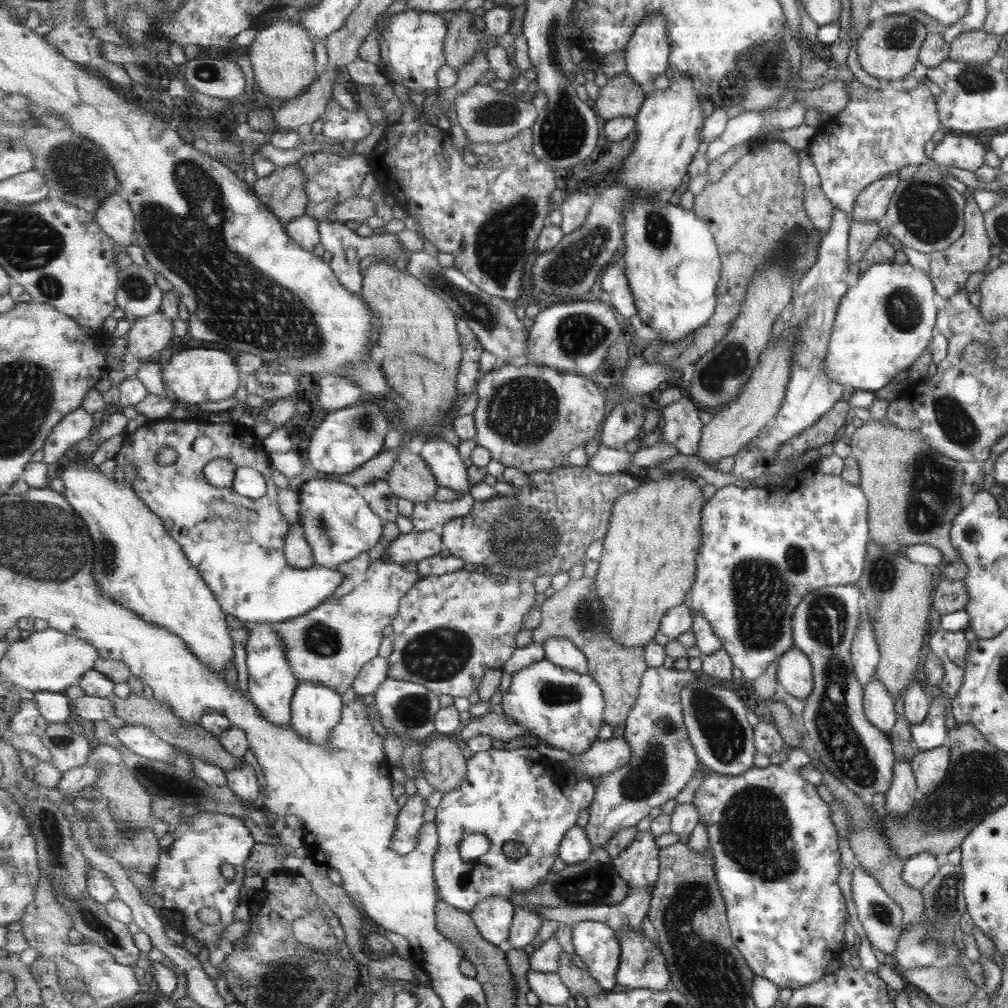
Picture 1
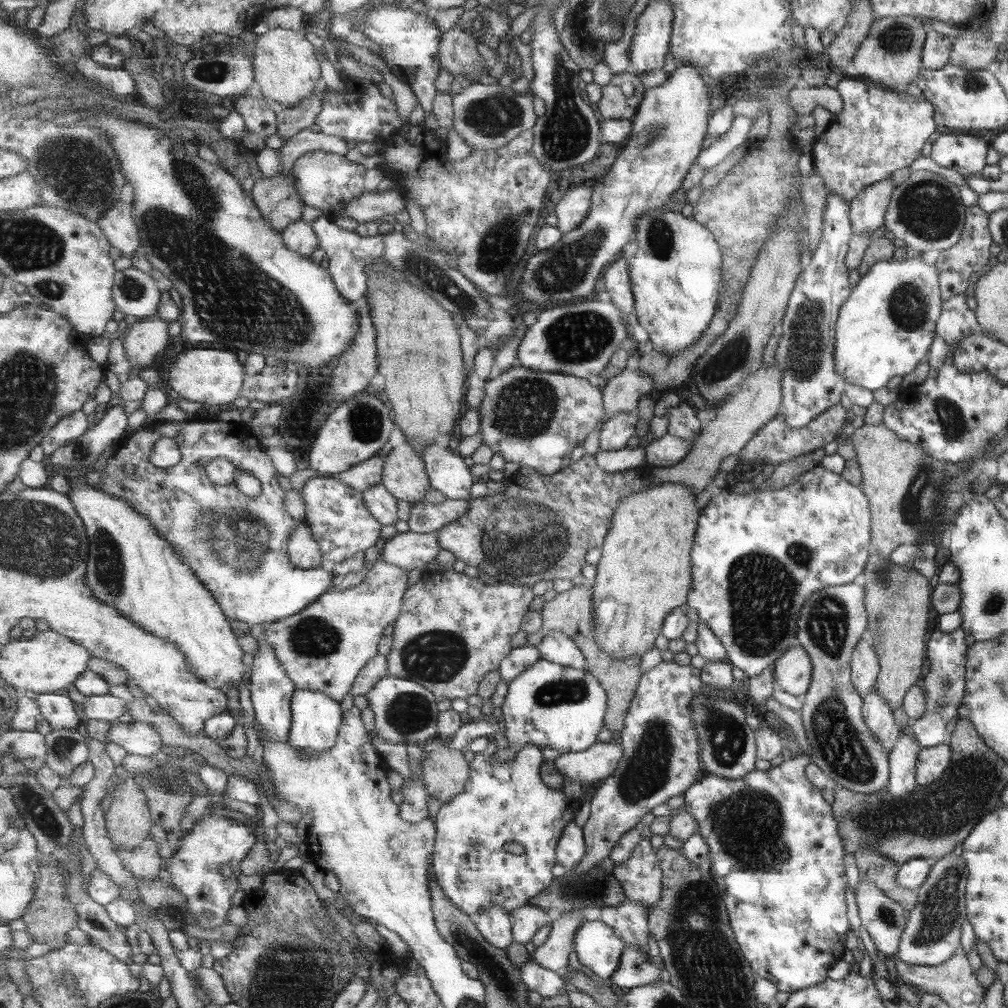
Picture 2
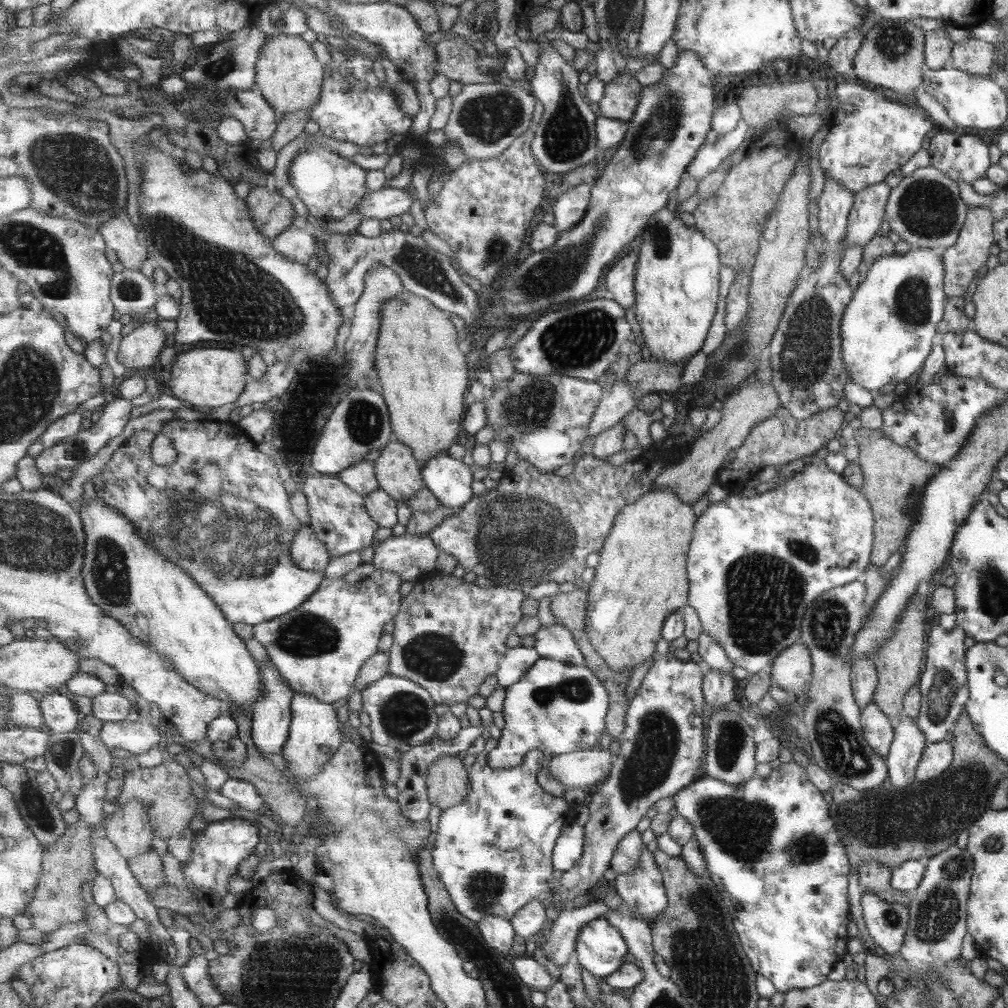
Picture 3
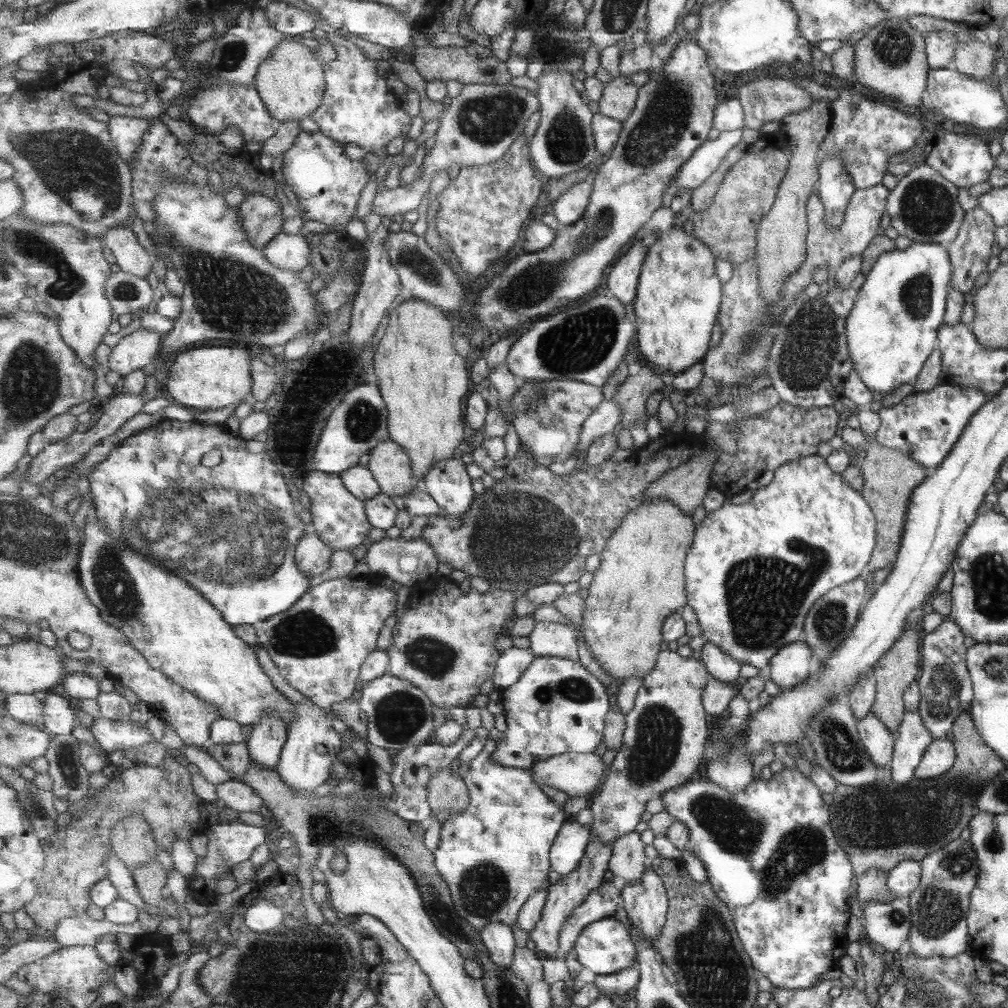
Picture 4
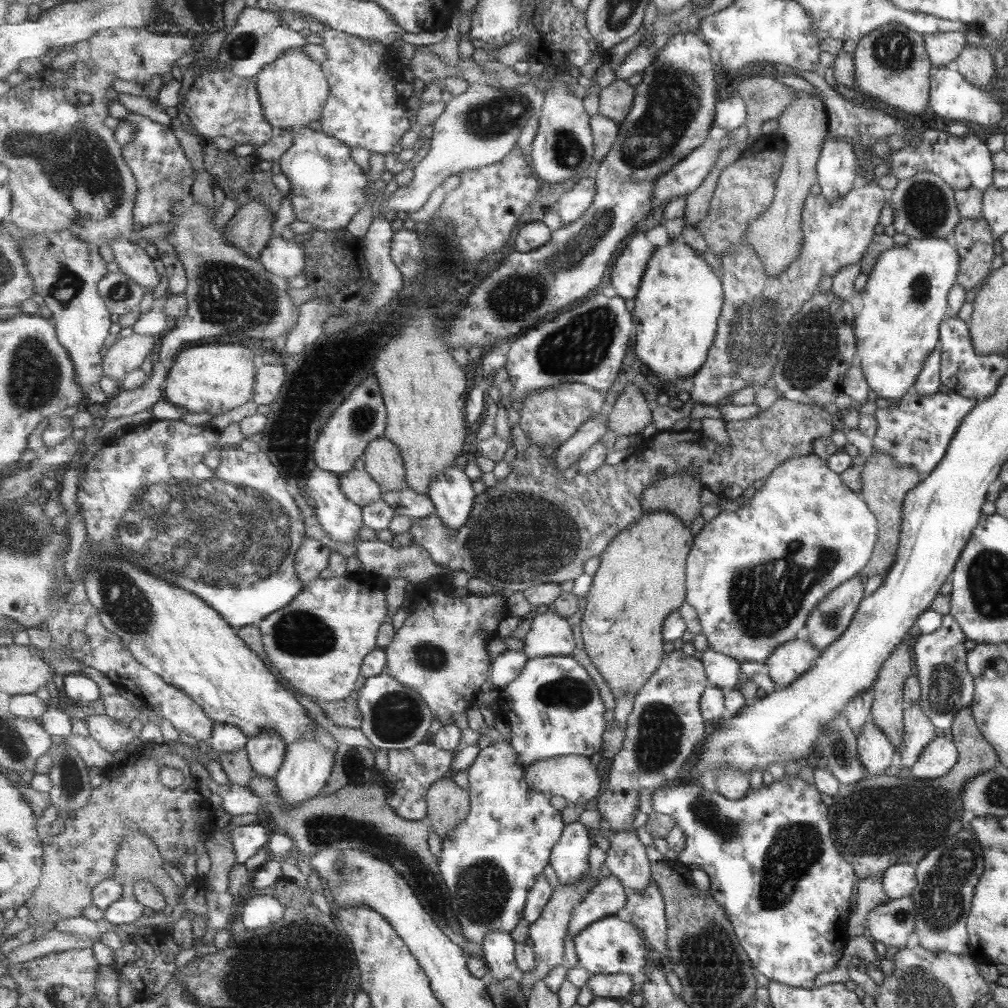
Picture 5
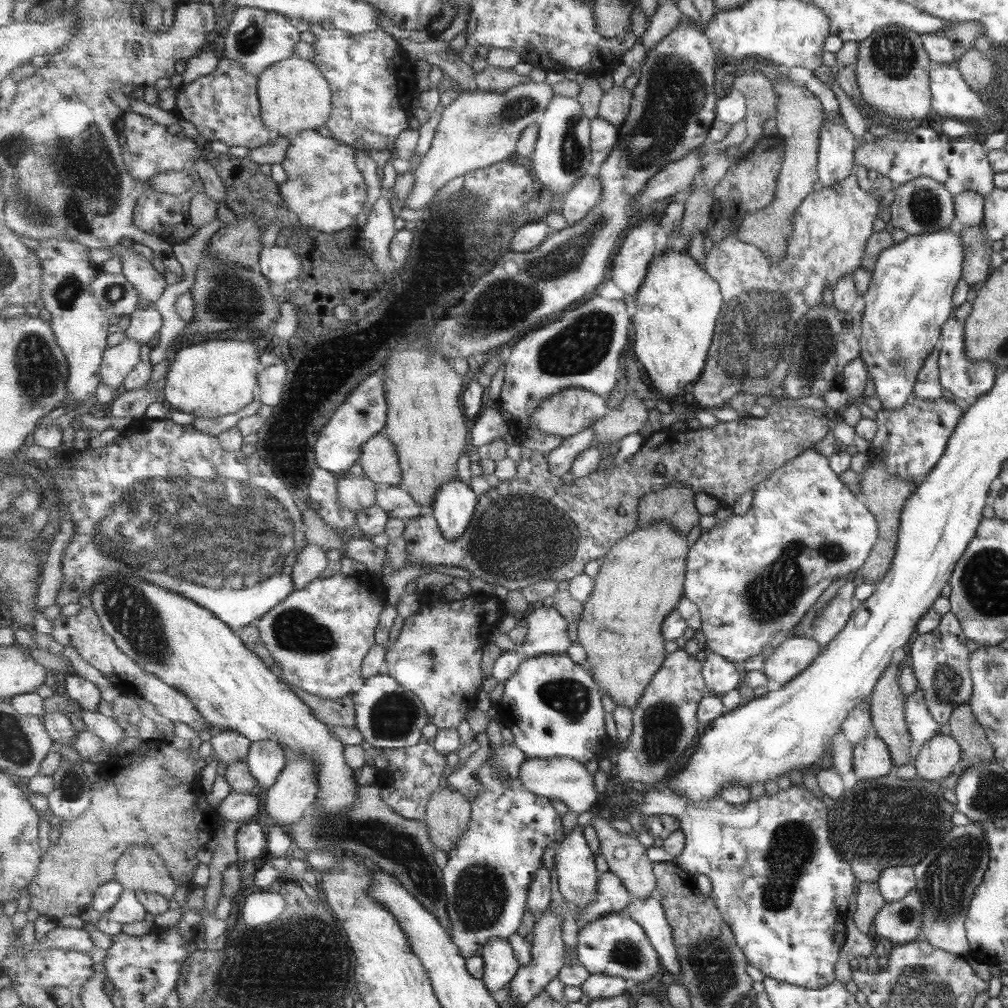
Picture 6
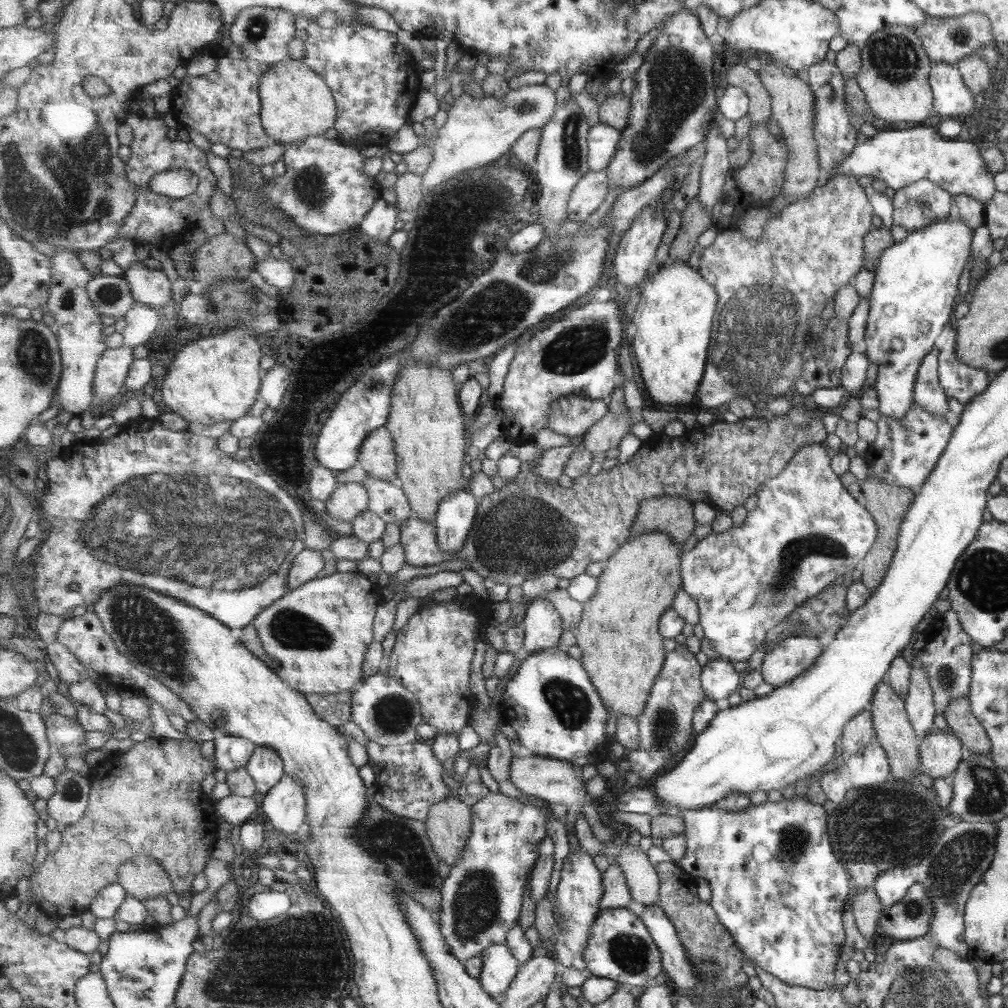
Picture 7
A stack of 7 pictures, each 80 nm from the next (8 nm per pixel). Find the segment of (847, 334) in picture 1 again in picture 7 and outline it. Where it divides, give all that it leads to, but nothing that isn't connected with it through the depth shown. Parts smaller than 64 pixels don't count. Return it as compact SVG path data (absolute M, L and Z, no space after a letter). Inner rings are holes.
M947 215L925 228L909 232L899 243L894 243L879 257L873 270L874 283L870 291L869 312L861 347L870 363L878 365L874 389L878 398L878 411L889 418L902 420L903 415L913 404L913 386L918 366L922 358L934 346L938 334L951 316L953 300L957 300L959 274L970 257L972 230L965 225L959 215Z

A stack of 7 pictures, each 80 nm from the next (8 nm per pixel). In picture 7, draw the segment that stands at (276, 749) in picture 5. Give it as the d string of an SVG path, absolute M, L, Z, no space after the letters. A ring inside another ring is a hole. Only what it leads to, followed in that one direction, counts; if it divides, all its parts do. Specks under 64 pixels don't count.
M258 746L247 766L257 788L264 796L286 775L282 756L274 748Z

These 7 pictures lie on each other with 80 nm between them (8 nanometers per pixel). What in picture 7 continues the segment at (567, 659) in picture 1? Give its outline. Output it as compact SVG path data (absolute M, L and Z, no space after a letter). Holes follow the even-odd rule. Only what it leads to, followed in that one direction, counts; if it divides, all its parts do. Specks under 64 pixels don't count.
M546 596L534 599L527 606L521 626L526 632L524 649L528 654L557 647L564 631L562 616Z

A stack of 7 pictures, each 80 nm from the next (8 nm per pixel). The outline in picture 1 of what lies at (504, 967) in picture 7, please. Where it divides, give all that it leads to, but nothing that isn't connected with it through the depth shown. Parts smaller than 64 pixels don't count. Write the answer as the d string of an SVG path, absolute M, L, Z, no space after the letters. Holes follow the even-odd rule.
M491 896L470 913L481 935L494 946L506 947L514 922L516 905L502 896Z

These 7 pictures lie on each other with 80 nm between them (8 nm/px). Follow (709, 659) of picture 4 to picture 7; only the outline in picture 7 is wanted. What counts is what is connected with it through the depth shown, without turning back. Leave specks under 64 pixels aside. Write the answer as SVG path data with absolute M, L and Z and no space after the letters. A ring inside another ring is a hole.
M709 660L702 674L702 687L706 690L707 699L717 704L720 710L731 708L729 696L738 692L741 686L741 676L729 663L729 660Z

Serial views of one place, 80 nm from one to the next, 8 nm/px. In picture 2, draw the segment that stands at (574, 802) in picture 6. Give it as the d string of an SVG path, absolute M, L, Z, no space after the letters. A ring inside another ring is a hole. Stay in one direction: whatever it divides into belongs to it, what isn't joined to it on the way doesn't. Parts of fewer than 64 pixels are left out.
M613 740L606 743L597 741L587 750L562 754L554 762L562 776L588 786L613 776L623 755L621 743Z

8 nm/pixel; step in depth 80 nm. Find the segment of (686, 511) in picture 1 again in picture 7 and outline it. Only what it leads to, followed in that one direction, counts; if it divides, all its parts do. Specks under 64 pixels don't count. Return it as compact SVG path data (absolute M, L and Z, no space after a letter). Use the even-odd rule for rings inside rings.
M650 532L630 538L607 560L599 576L597 595L584 604L583 620L575 637L582 651L581 662L602 695L603 702L614 717L628 714L639 718L646 709L653 687L666 665L667 650L660 633L660 618L674 604L674 598L683 589L681 546L669 534Z

